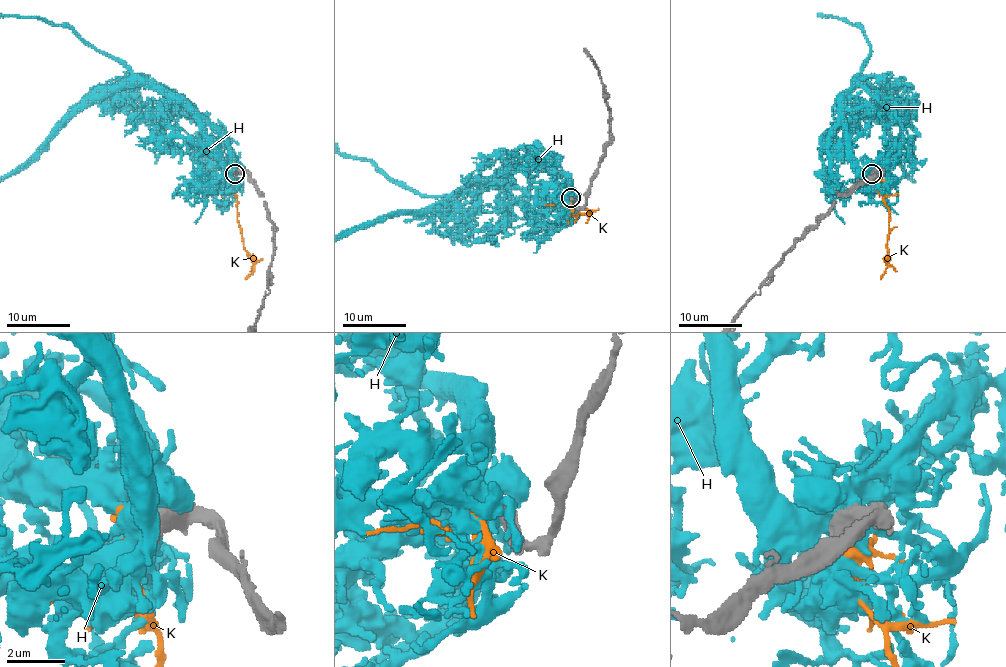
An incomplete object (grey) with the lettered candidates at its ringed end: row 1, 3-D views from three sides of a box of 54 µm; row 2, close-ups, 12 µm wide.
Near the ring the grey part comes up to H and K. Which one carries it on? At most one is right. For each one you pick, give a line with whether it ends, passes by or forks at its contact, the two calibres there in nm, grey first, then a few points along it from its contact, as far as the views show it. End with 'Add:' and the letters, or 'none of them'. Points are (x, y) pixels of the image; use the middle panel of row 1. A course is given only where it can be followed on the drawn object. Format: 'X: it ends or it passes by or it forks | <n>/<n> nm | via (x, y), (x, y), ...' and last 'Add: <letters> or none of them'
Add: none of them

